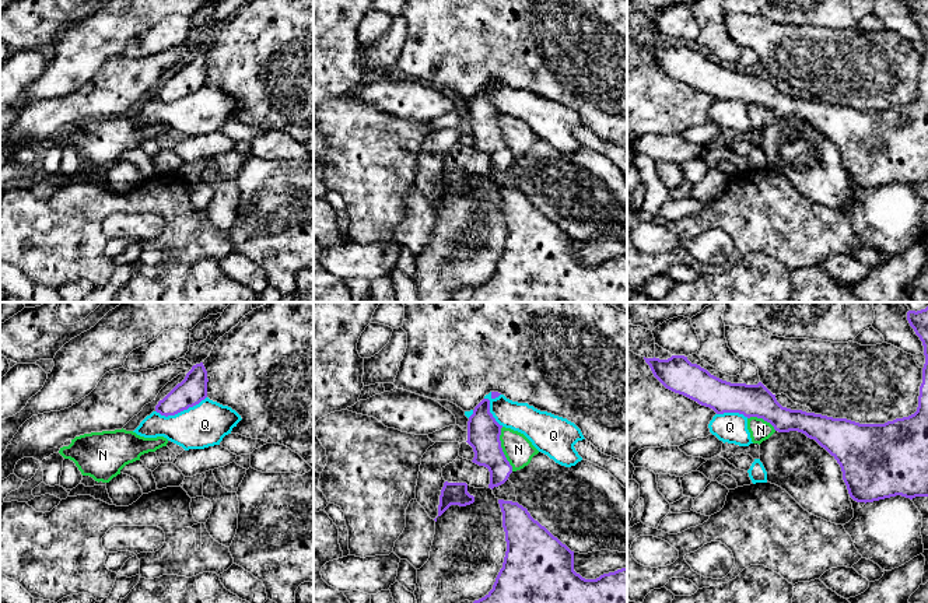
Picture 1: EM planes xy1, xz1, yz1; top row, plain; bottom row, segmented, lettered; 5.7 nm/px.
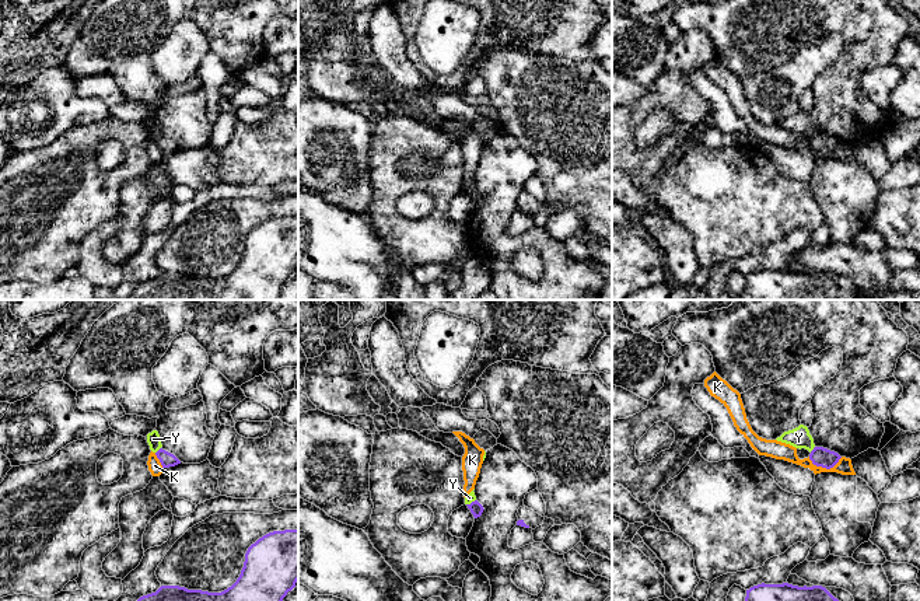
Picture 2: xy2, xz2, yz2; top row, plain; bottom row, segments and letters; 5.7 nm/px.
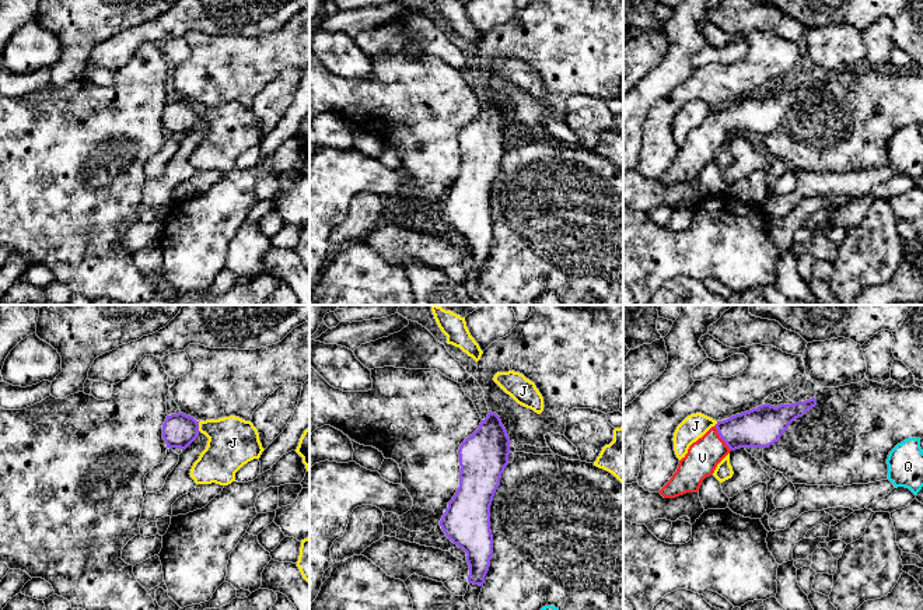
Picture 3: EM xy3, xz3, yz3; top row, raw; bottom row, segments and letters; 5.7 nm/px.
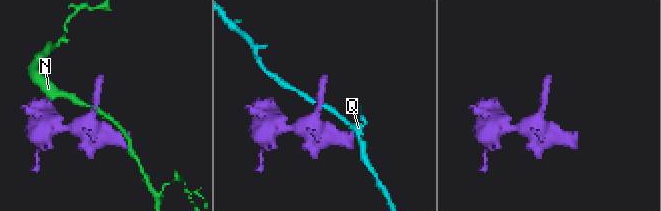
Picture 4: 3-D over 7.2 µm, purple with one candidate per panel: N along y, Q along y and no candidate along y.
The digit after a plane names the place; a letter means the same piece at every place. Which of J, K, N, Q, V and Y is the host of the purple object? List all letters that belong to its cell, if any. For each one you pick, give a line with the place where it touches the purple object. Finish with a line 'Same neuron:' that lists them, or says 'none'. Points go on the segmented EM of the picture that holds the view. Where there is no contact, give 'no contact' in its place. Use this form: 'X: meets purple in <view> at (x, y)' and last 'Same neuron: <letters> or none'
V: meets purple in yz3 at (720, 437)
Same neuron: V

